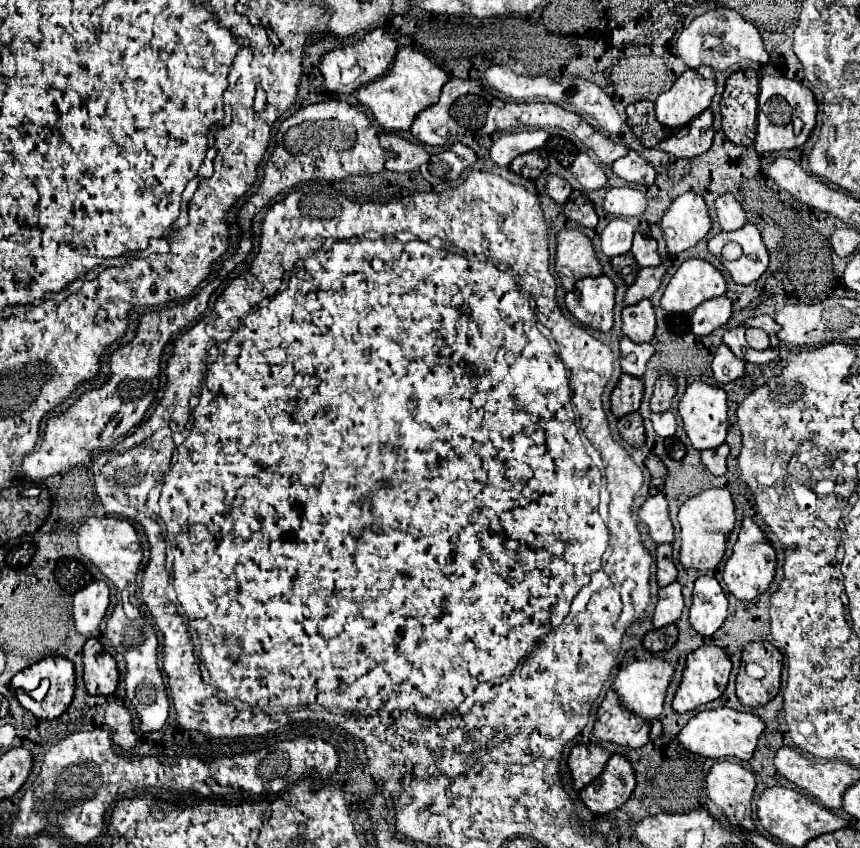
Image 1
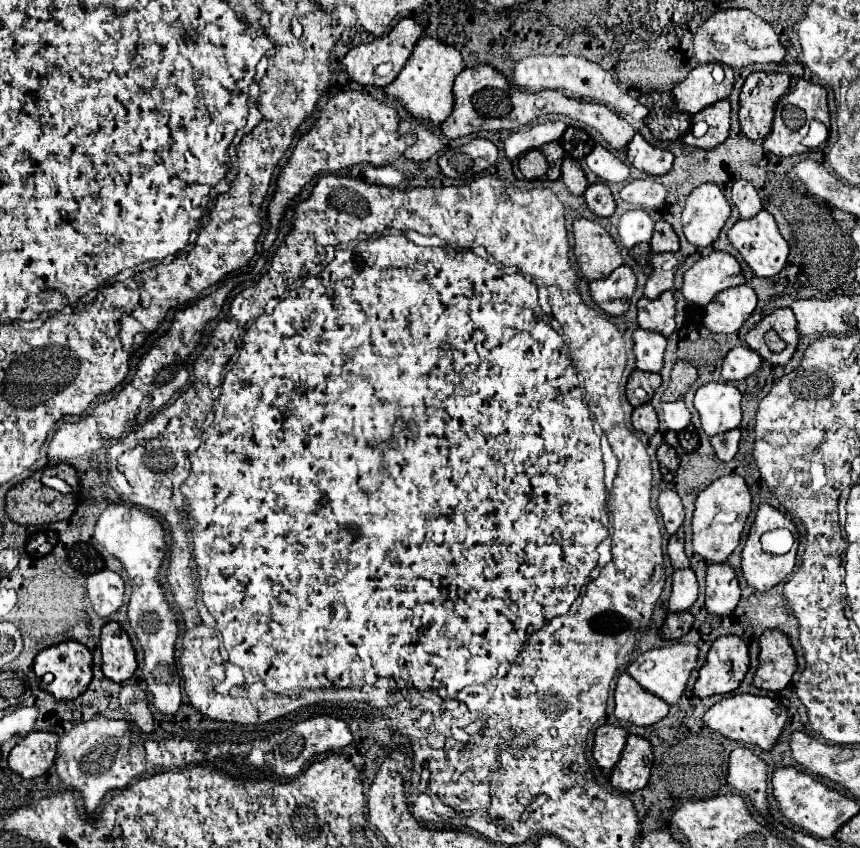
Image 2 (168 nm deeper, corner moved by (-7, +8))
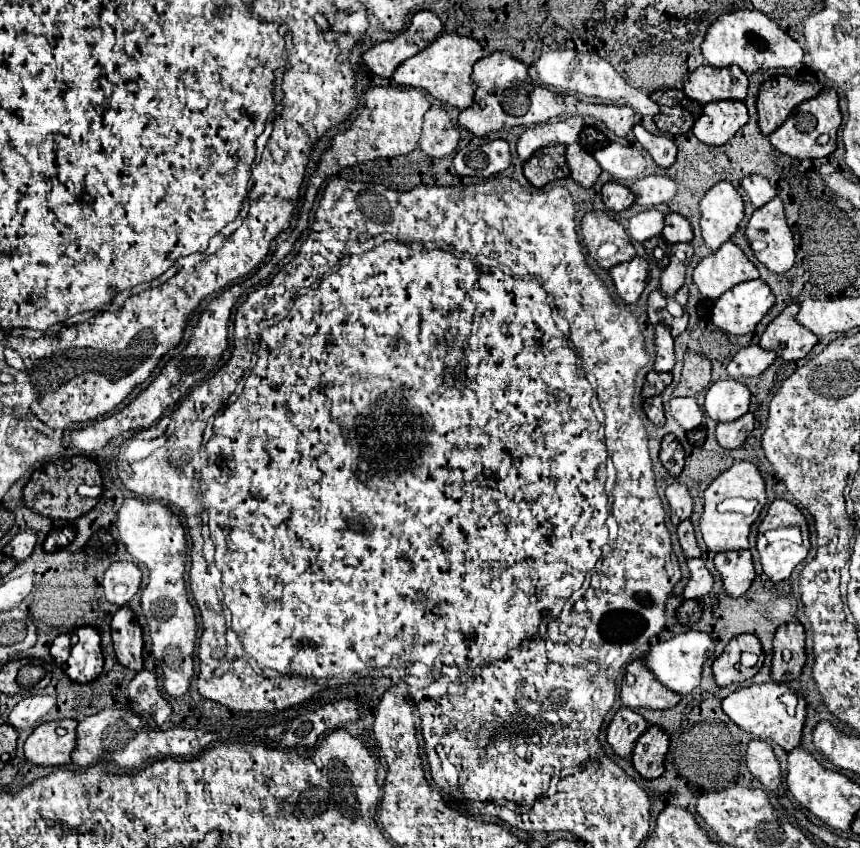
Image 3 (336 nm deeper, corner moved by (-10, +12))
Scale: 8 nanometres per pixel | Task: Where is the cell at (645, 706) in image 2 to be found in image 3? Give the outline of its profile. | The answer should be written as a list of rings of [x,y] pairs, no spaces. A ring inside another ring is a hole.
[[[633,660],[627,666],[627,674],[621,684],[621,702],[623,706],[629,706],[631,710],[647,708],[647,710],[665,710],[673,708],[681,700],[679,694],[671,692],[663,684],[651,676],[651,672],[645,668],[645,664],[639,660]]]

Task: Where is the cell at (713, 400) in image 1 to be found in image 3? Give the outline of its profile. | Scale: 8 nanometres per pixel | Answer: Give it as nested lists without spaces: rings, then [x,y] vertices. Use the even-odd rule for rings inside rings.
[[[737,380],[711,384],[705,394],[705,410],[715,422],[733,422],[749,410],[749,390]]]

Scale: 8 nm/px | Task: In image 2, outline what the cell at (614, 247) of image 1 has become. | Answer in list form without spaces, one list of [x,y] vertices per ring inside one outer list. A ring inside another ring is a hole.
[[[630,210],[620,218],[618,234],[626,248],[632,248],[640,242],[650,242],[654,232],[654,220],[646,214],[646,210]]]

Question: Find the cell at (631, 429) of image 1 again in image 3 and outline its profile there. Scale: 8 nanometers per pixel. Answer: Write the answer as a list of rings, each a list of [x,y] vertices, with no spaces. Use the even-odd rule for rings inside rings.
[[[653,396],[647,398],[643,402],[643,410],[647,414],[647,418],[655,424],[655,426],[663,426],[665,424],[665,416],[663,416],[663,406],[661,406],[661,396]]]

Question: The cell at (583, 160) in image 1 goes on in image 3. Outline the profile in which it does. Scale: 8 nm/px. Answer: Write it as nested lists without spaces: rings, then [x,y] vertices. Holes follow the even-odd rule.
[[[609,144],[597,152],[593,152],[597,164],[609,172],[613,178],[639,178],[645,170],[645,156],[641,148]]]

